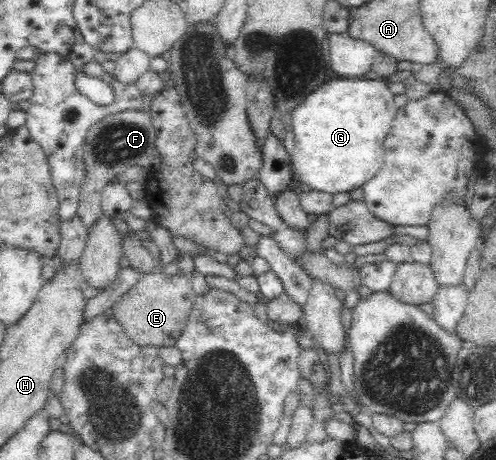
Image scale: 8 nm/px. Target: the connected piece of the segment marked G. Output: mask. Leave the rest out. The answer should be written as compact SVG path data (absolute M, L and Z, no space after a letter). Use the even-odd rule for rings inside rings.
M332 79L310 93L291 111L294 145L291 169L305 188L324 193L346 193L368 181L380 169L384 140L398 106L382 79Z

